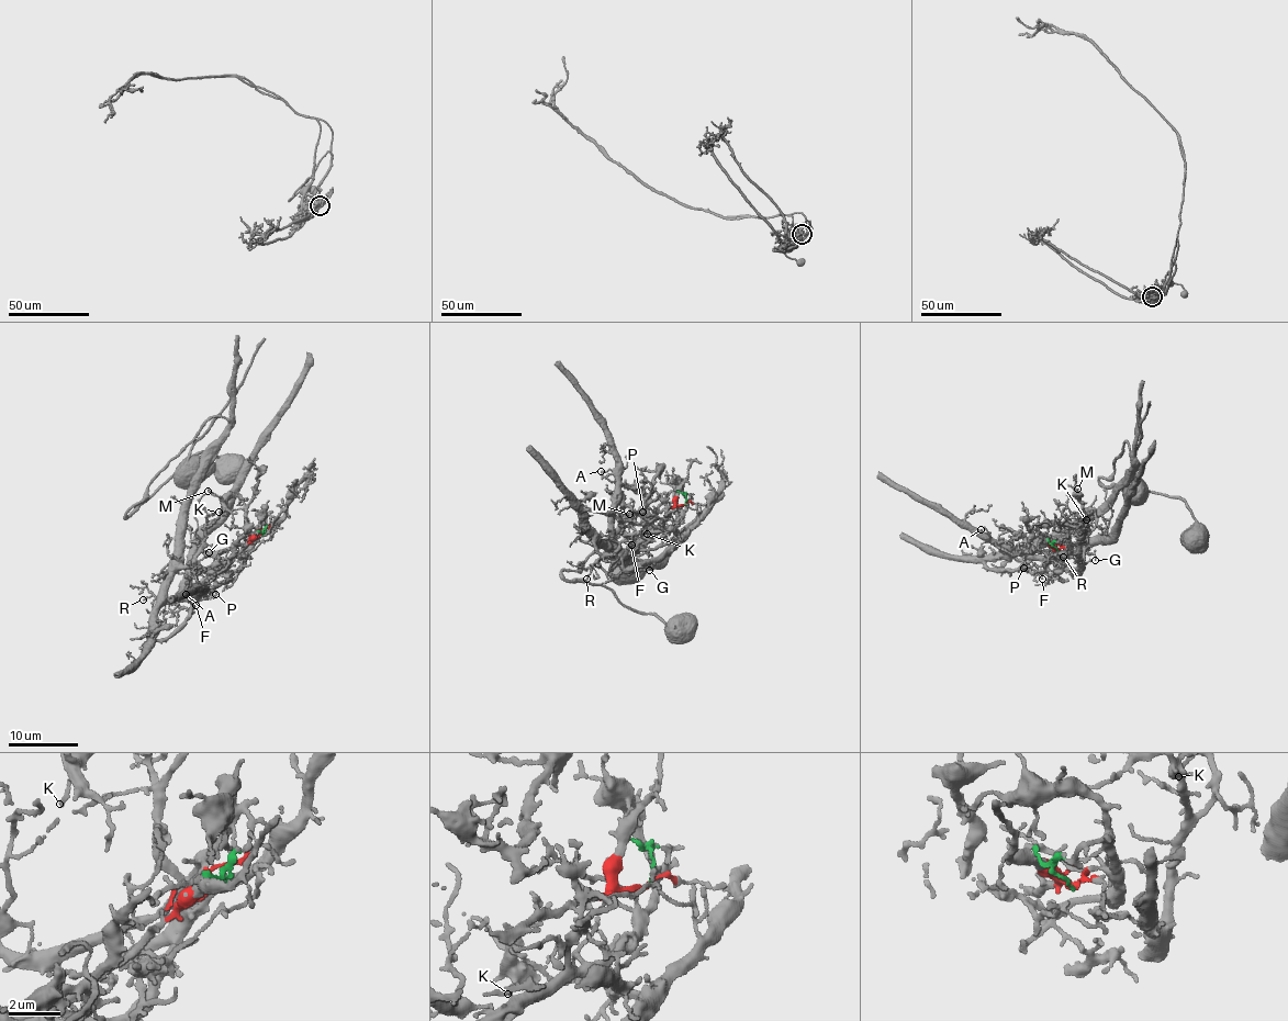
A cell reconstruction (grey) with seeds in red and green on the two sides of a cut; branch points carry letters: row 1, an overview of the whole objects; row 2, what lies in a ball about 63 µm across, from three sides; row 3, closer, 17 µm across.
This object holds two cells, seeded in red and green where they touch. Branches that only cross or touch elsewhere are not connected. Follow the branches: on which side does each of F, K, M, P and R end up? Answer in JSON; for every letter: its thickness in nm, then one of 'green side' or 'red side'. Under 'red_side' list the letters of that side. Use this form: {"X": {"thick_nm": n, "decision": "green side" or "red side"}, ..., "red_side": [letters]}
{"F": {"thick_nm": 90, "decision": "red side"}, "K": {"thick_nm": 140, "decision": "green side"}, "M": {"thick_nm": 110, "decision": "green side"}, "P": {"thick_nm": 100, "decision": "red side"}, "R": {"thick_nm": 120, "decision": "red side"}, "red_side": ["F", "P", "R"]}

